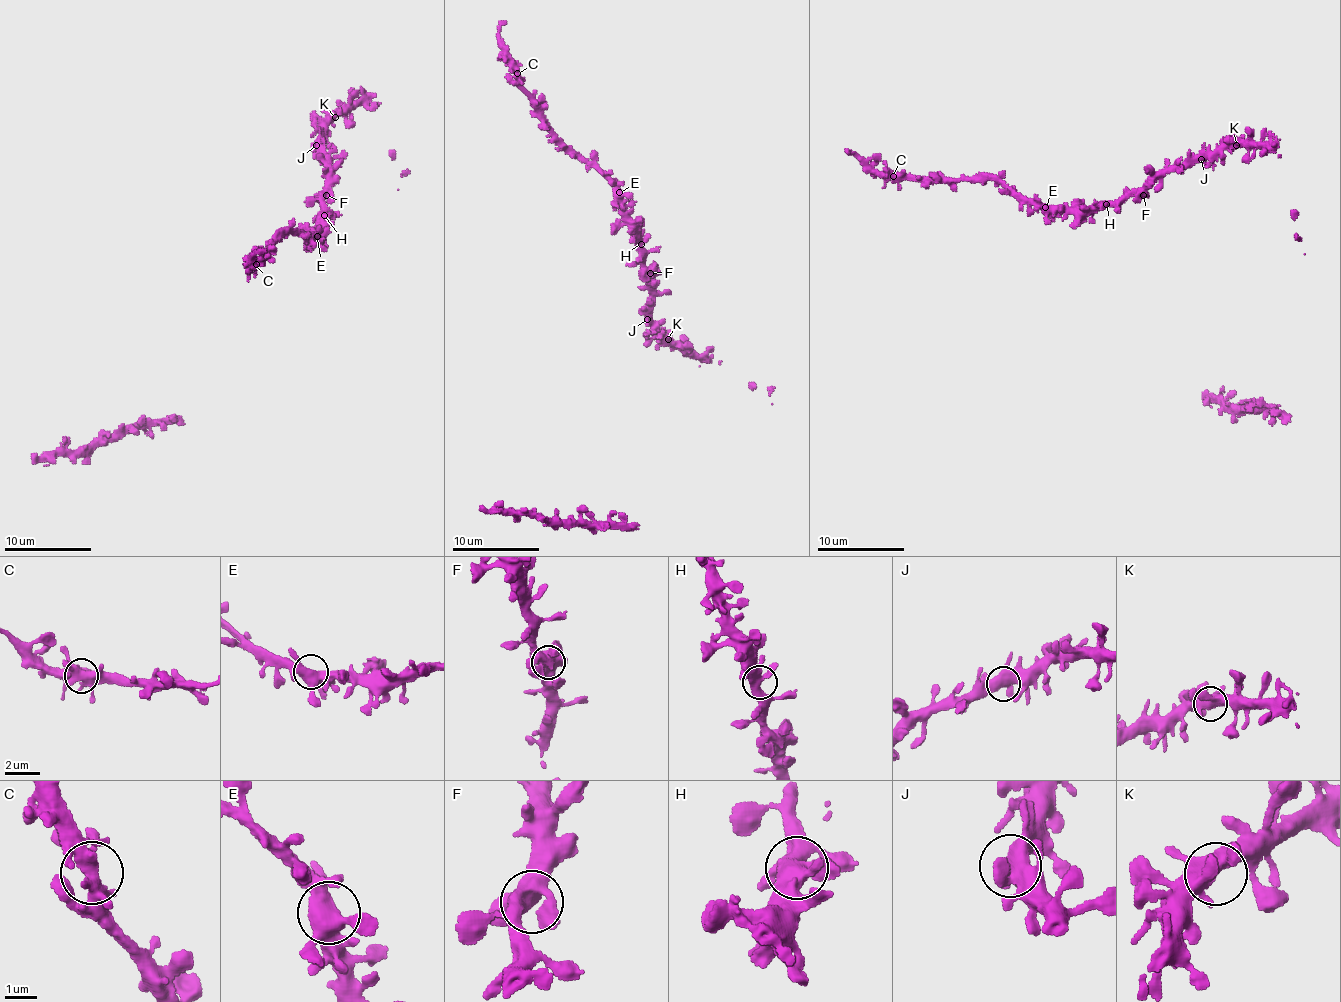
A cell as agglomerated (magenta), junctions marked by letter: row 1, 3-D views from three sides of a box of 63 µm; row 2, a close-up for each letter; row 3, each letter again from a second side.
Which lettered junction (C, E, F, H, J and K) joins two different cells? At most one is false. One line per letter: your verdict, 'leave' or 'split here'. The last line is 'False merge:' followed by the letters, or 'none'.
C: leave
E: leave
F: leave
H: leave
J: leave
K: leave
False merge: none

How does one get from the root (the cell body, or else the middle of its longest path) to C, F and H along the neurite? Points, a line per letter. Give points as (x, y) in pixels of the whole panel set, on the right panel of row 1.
C: (1280, 157), (1273, 144), (1236, 141), (1083, 210), (1041, 209), (994, 180), (894, 175)
F: (1280, 157), (1273, 144), (1236, 141), (1202, 160), (1171, 166), (1143, 195)
H: (1280, 157), (1273, 144), (1236, 141), (1202, 160), (1171, 166), (1140, 188), (1106, 204)

